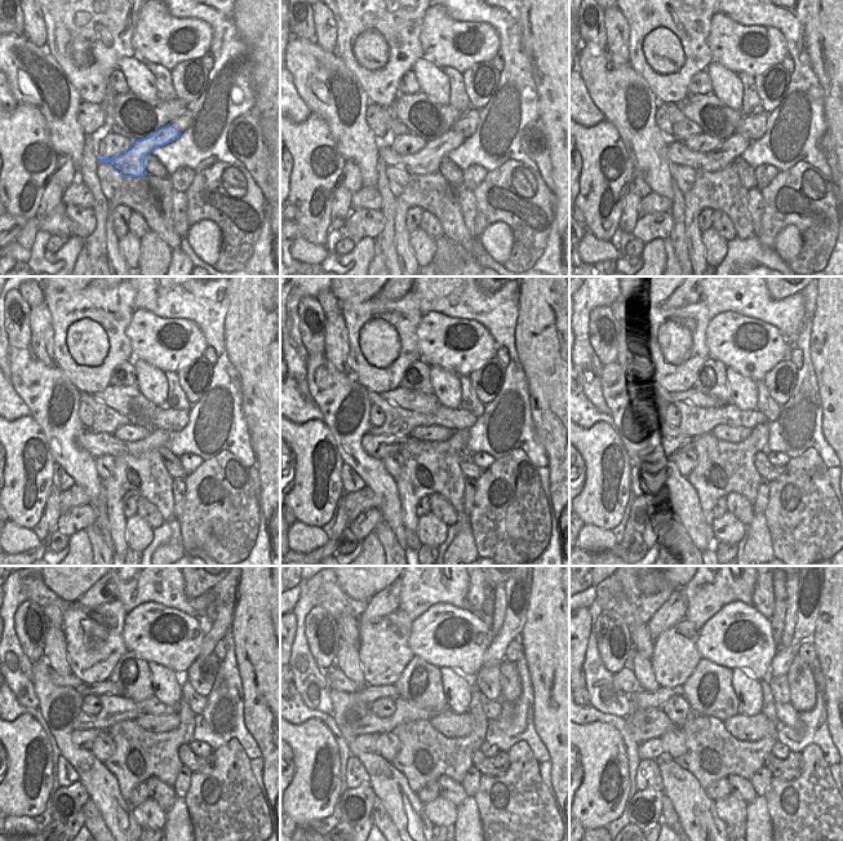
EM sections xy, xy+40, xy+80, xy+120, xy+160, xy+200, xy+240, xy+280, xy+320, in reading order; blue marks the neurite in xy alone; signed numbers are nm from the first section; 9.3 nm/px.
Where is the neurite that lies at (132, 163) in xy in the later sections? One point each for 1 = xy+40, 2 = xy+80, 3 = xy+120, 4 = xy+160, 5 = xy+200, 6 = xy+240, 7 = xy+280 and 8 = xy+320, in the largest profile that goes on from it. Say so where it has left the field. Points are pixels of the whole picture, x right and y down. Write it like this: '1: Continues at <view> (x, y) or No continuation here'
1: Continues at xy+40 (425, 162)
2: Continues at xy+80 (679, 155)
3: Continues at xy+120 (96, 445)
4: Continues at xy+160 (376, 446)
5: Continues at xy+200 (665, 448)
6: Continues at xy+240 (84, 739)
7: Continues at xy+280 (365, 743)
8: Continues at xy+320 (651, 749).

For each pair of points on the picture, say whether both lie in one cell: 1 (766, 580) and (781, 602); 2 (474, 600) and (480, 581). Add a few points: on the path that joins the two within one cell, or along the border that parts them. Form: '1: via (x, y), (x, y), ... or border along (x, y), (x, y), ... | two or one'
1: border along (773, 579), (773, 614), (770, 619) | two
2: via (477, 596), (480, 585) | one

